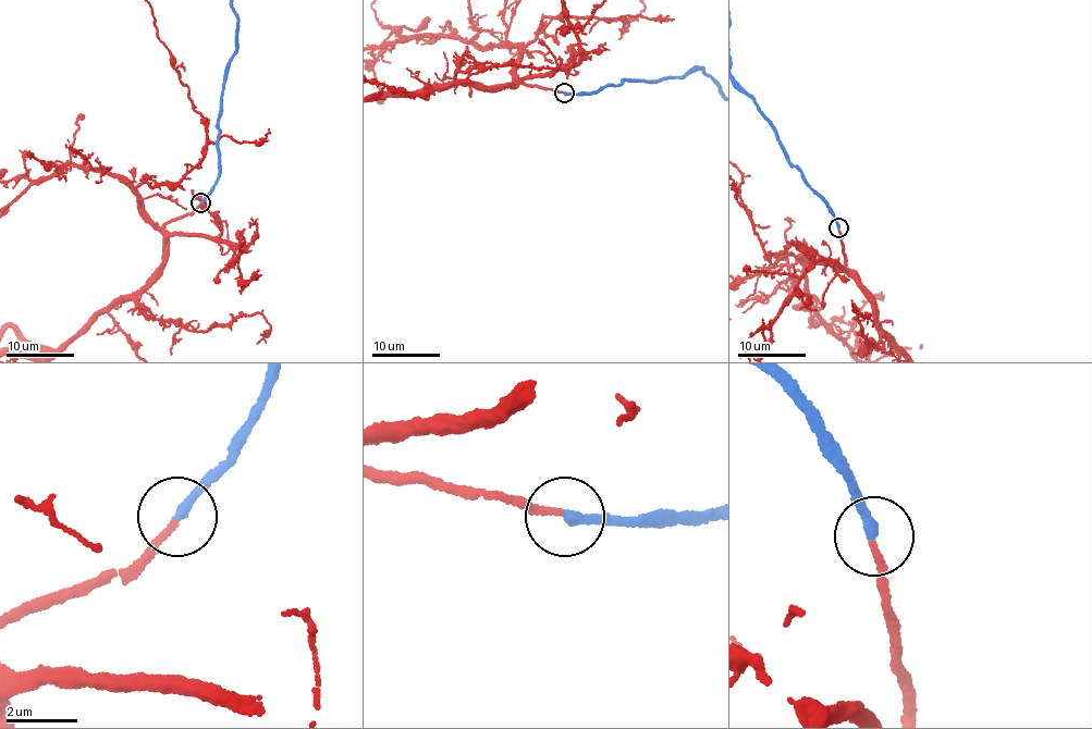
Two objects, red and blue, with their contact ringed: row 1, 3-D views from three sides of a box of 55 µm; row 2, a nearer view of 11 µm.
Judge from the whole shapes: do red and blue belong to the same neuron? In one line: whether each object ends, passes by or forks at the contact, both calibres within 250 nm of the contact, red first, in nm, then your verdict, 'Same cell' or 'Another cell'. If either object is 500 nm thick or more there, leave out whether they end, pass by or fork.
At the ring red ends. At the ring blue ends. Thickness 180 nm (red) against 280 nm. Same cell

